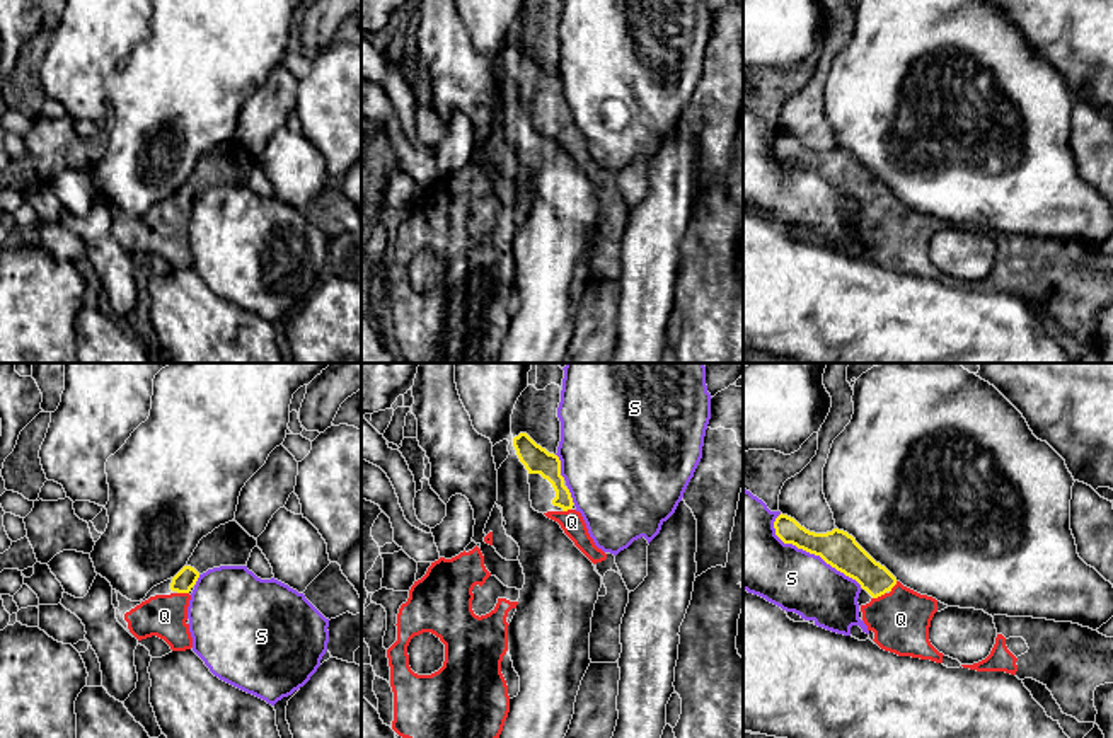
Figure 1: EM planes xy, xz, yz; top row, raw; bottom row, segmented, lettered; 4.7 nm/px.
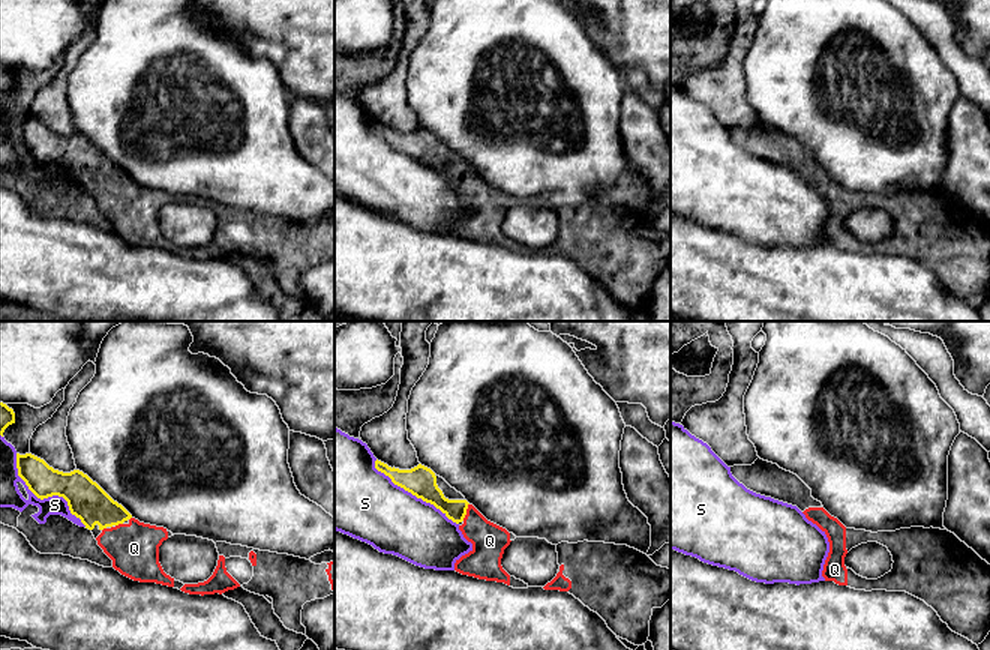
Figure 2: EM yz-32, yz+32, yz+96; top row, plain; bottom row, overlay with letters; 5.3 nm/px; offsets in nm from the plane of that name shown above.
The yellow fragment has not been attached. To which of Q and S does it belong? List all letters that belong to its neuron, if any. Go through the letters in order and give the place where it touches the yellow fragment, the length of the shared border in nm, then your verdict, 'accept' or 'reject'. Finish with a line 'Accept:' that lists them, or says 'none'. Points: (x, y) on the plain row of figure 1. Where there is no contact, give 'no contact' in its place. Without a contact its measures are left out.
Q: yz (878, 213) | 70 nm | accept
S: yz (812, 171) | 550 nm | reject
Accept: Q

